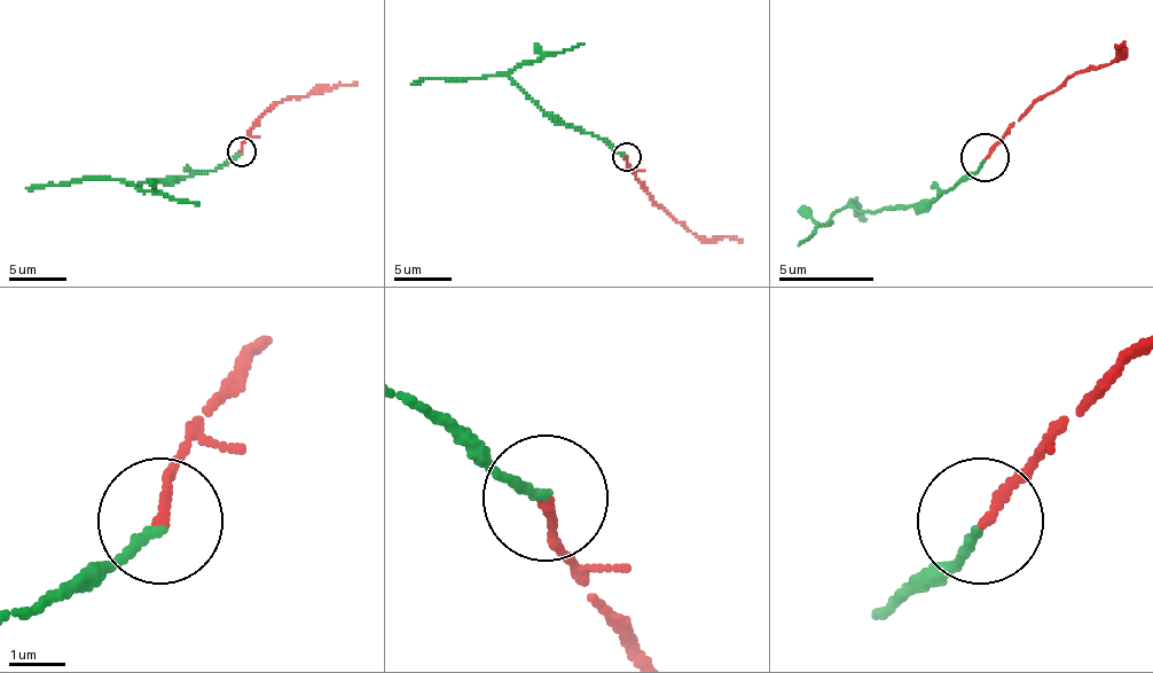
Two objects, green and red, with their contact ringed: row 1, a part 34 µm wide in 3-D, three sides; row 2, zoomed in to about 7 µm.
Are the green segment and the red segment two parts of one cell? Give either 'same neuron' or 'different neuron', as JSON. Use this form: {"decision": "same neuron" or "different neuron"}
{"decision": "same neuron"}

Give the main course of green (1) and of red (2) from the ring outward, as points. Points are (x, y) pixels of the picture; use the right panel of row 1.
1: (983, 161), (955, 189), (932, 203), (875, 213), (850, 203), (855, 213), (865, 218)
2: (983, 156), (1065, 80), (1116, 56), (1116, 47), (1126, 41)

